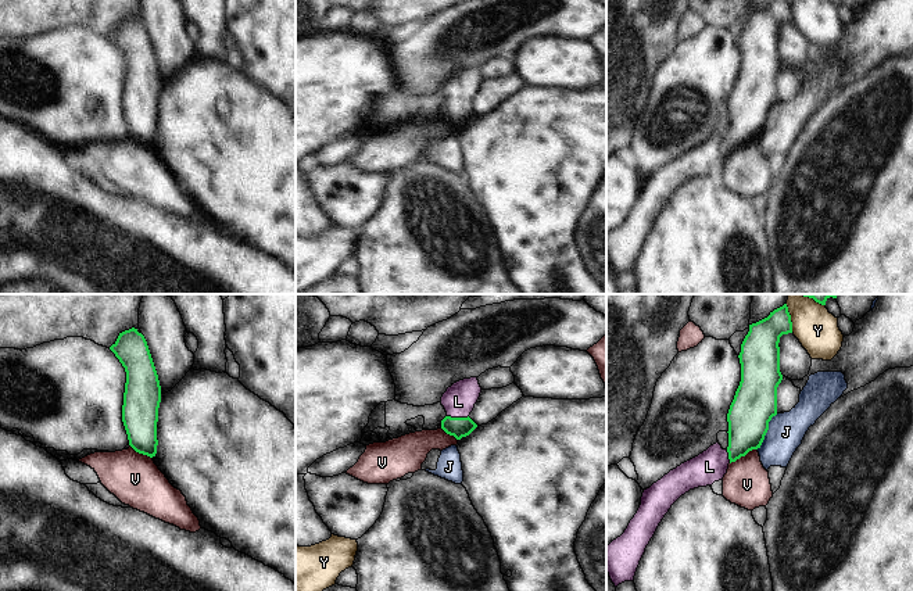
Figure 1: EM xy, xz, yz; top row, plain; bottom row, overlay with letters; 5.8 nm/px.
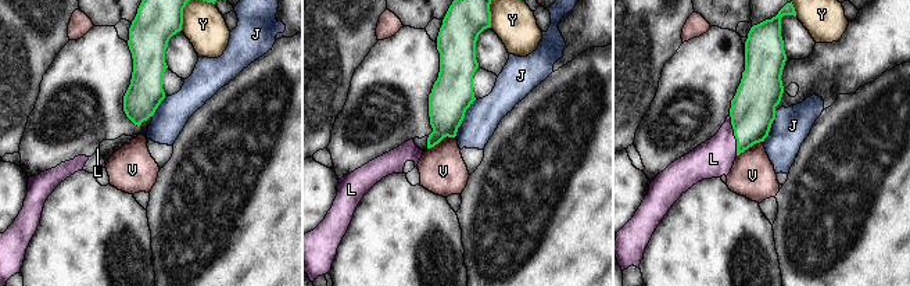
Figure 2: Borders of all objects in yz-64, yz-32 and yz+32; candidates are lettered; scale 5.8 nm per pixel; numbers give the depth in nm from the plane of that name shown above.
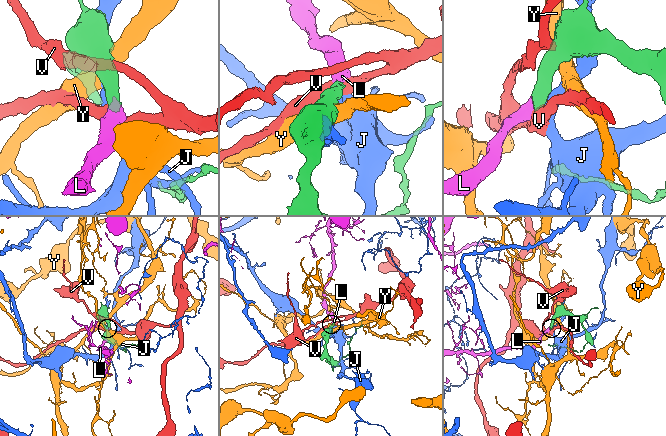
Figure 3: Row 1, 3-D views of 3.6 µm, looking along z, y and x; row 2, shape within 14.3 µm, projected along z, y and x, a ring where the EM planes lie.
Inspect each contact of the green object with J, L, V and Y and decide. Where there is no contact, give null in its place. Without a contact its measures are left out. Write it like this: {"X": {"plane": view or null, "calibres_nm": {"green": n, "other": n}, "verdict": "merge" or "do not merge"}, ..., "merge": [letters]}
{"J": {"plane": "yz", "calibres_nm": {"green": 260, "other": 220}, "verdict": "do not merge"}, "L": {"plane": "xz", "calibres_nm": {"green": 120, "other": 190}, "verdict": "merge"}, "V": {"plane": "yz", "calibres_nm": {"green": 240, "other": 260}, "verdict": "do not merge"}, "Y": {"plane": "yz", "calibres_nm": {"green": 220, "other": 240}, "verdict": "do not merge"}, "merge": ["L"]}

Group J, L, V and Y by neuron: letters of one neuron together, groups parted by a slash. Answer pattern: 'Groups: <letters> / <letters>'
Groups: J / L / V / Y

